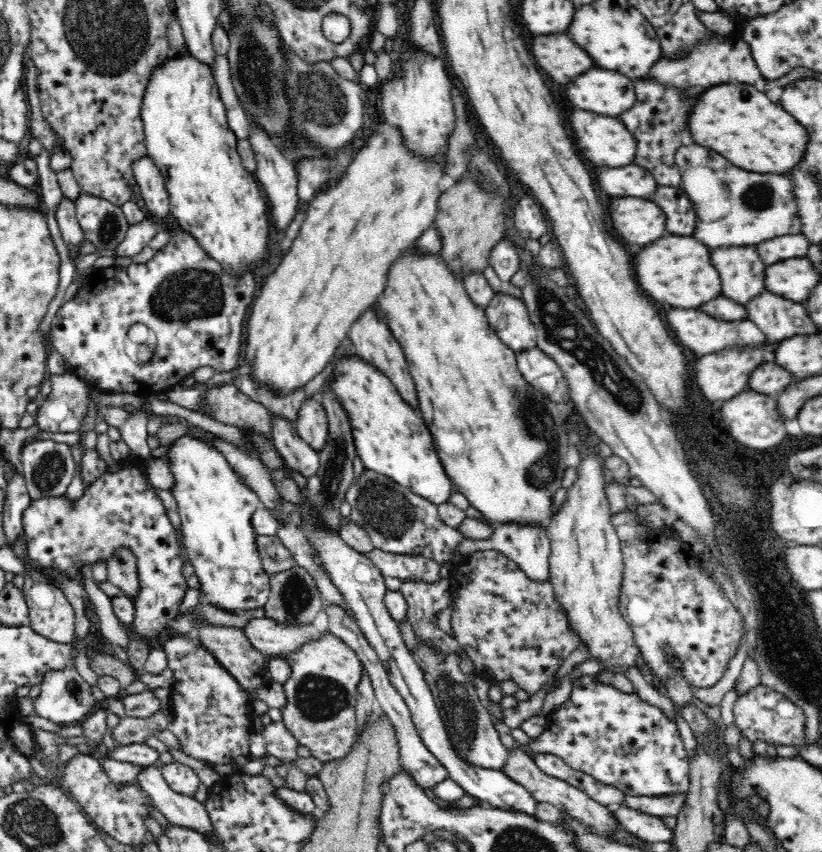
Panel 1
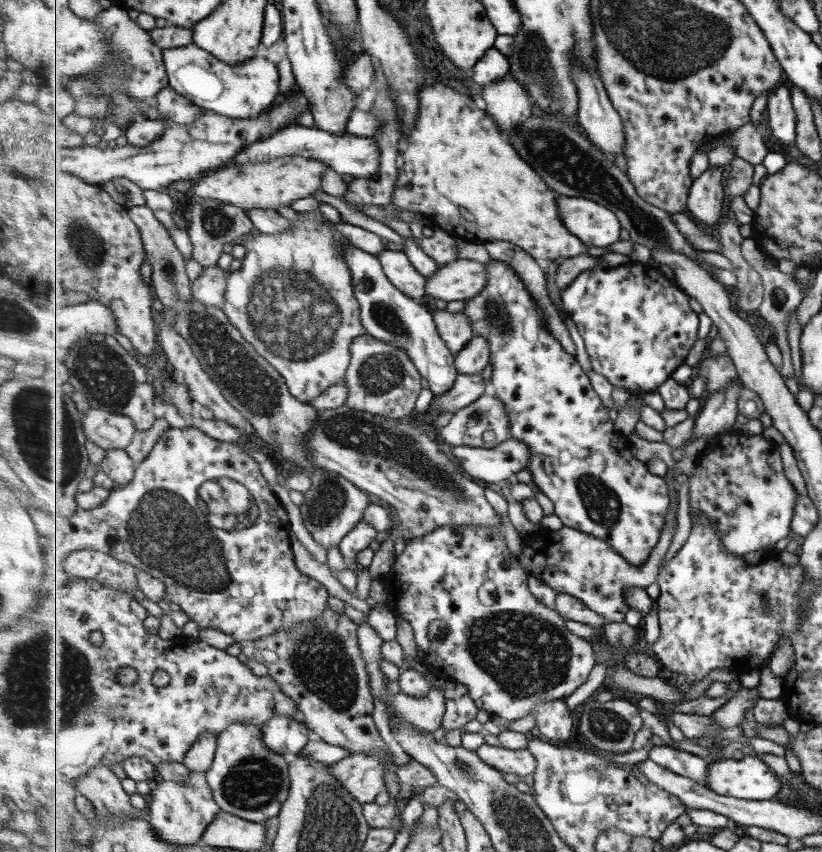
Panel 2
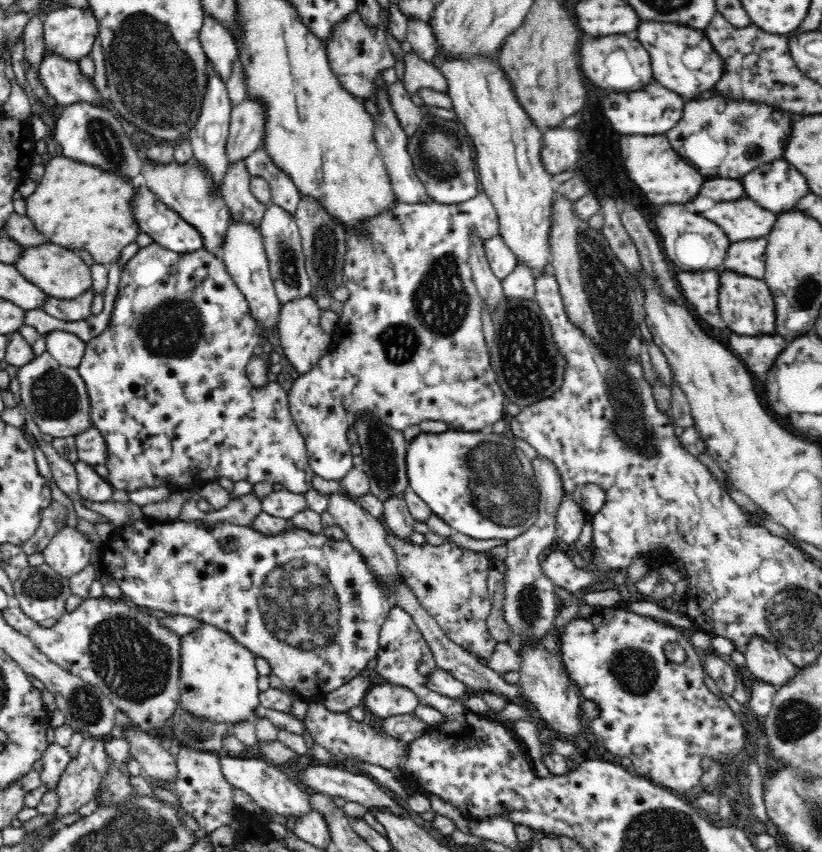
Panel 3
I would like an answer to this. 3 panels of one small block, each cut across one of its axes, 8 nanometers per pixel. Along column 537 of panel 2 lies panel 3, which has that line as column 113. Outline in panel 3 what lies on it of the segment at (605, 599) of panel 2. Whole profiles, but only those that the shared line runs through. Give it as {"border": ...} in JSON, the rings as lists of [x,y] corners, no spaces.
{"border":[[[142,520],[134,522],[126,528],[116,528],[112,531],[108,540],[100,545],[99,567],[103,573],[110,574],[121,588],[123,594],[129,596],[136,604],[148,606],[152,610],[172,615],[191,616],[202,622],[222,629],[242,646],[246,647],[255,657],[266,659],[270,666],[271,674],[275,674],[282,680],[284,686],[293,690],[304,702],[322,703],[325,696],[343,684],[350,682],[358,676],[372,658],[377,658],[381,644],[379,632],[384,621],[388,618],[393,601],[386,596],[377,577],[371,573],[367,561],[347,540],[337,541],[330,539],[324,534],[308,532],[290,524],[284,532],[266,536],[256,529],[248,526],[234,524],[216,524],[212,528],[205,528],[200,522],[152,522]]]}

